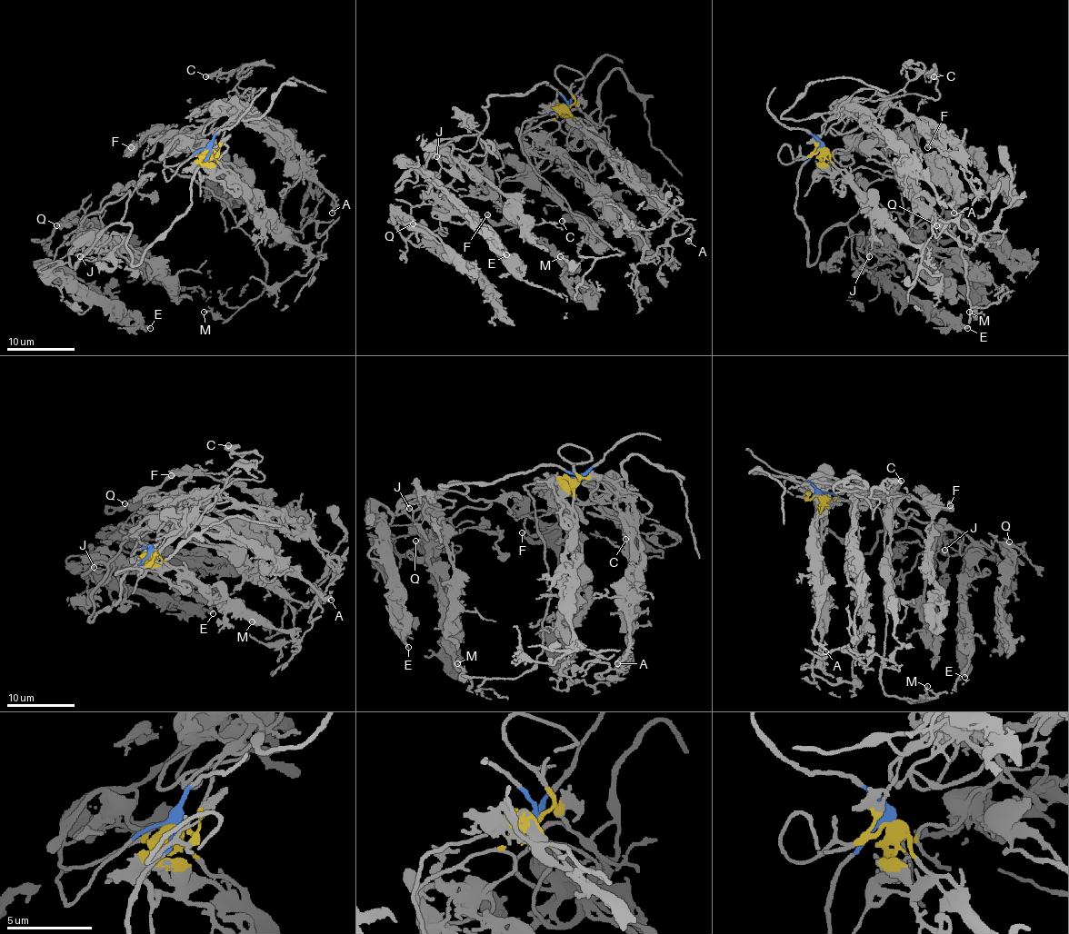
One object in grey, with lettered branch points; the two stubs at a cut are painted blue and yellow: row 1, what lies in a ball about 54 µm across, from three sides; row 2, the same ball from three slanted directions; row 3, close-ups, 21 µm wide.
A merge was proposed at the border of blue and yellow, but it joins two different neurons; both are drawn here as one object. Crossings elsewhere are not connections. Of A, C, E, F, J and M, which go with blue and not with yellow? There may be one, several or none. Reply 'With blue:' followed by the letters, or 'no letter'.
With blue: E, J, M

